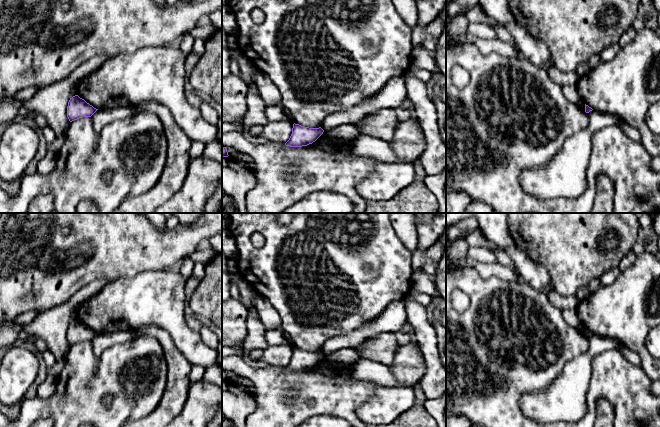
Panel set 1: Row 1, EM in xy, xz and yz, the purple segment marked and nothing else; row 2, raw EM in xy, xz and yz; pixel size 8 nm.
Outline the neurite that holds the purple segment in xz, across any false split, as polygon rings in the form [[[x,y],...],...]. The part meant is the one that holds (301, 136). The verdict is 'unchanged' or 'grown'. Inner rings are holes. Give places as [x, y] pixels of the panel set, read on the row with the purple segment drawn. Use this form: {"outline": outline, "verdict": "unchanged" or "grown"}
{"outline": [[[294,123],[292,134],[285,145],[290,147],[307,146],[315,142],[323,132],[324,130],[321,127],[309,128]]], "verdict": "unchanged"}

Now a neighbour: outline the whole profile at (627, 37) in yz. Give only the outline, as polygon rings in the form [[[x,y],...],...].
[[[631,26],[620,38],[618,44],[621,48],[625,47],[628,43],[630,43],[633,38],[636,36],[637,31]]]

